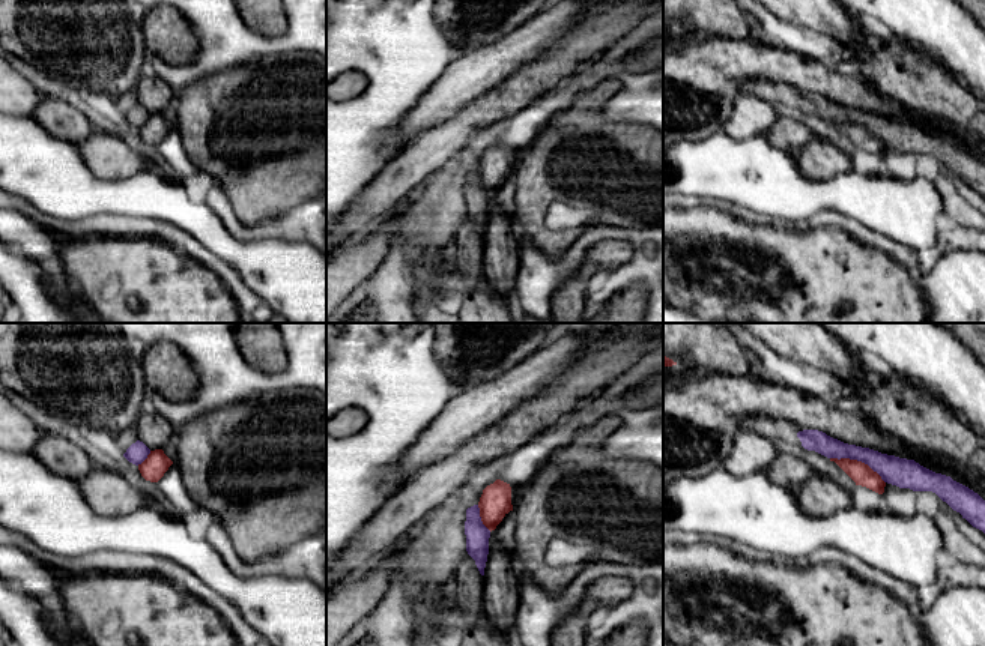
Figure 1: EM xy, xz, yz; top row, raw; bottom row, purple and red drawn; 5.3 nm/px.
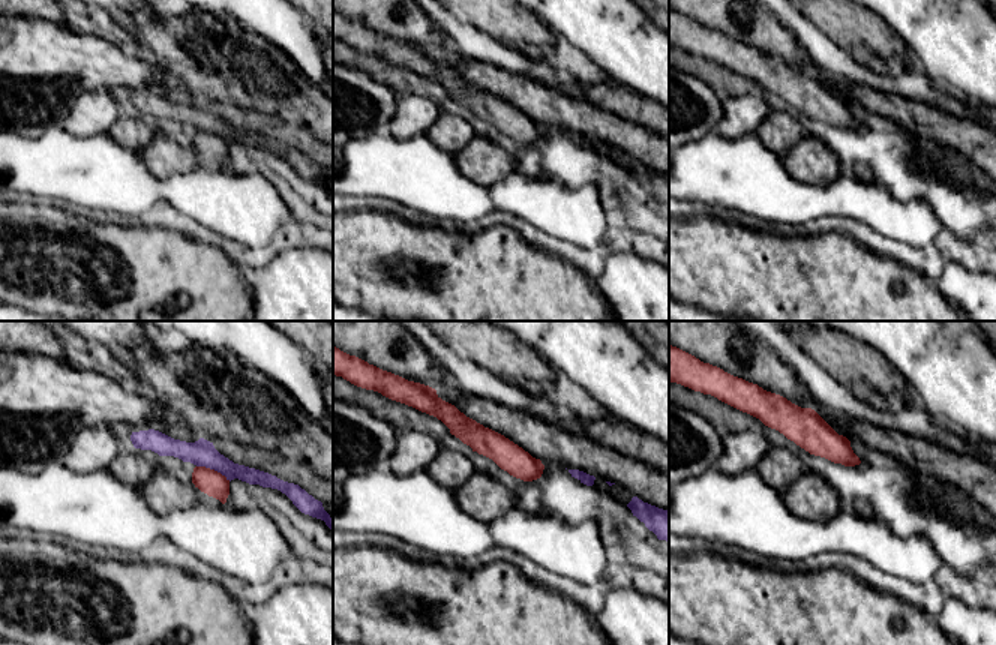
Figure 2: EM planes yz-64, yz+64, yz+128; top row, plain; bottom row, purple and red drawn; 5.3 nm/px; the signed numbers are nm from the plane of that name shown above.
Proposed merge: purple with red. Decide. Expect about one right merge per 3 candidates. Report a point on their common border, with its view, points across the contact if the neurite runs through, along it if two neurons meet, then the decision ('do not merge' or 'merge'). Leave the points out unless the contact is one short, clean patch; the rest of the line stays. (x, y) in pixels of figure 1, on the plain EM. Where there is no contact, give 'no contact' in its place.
yz (859, 123) | do not merge

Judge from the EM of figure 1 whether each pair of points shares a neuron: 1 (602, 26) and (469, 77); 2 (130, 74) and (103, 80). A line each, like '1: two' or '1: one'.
1: two
2: one

